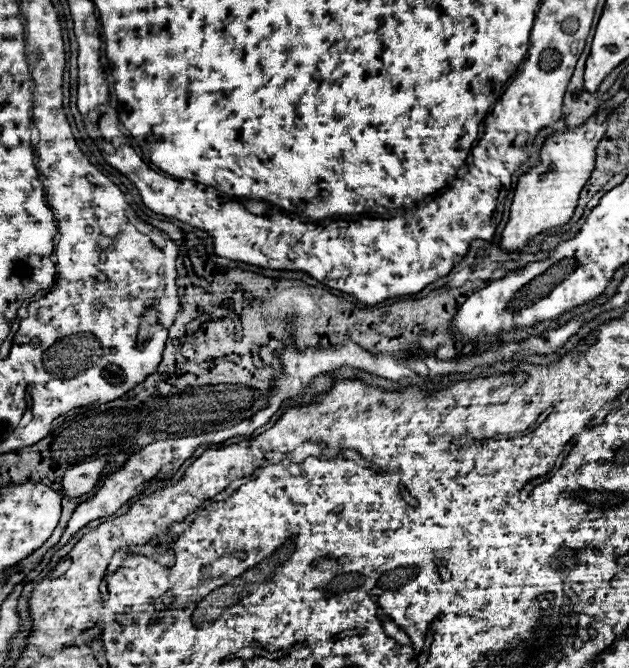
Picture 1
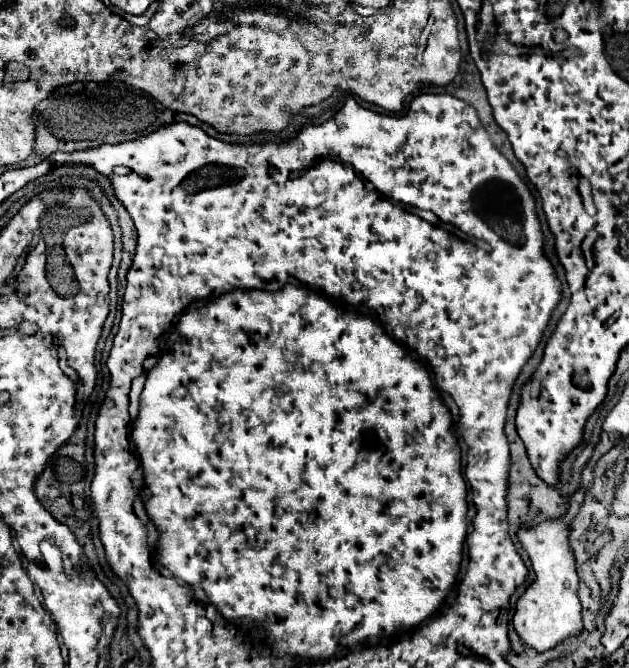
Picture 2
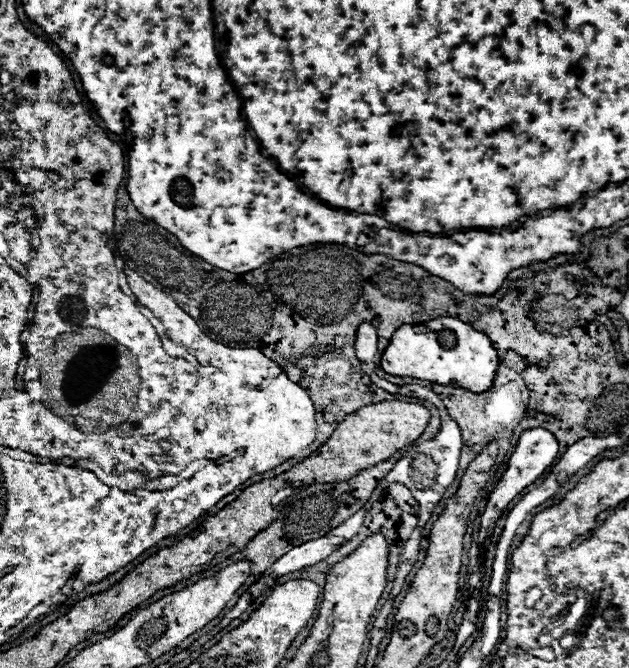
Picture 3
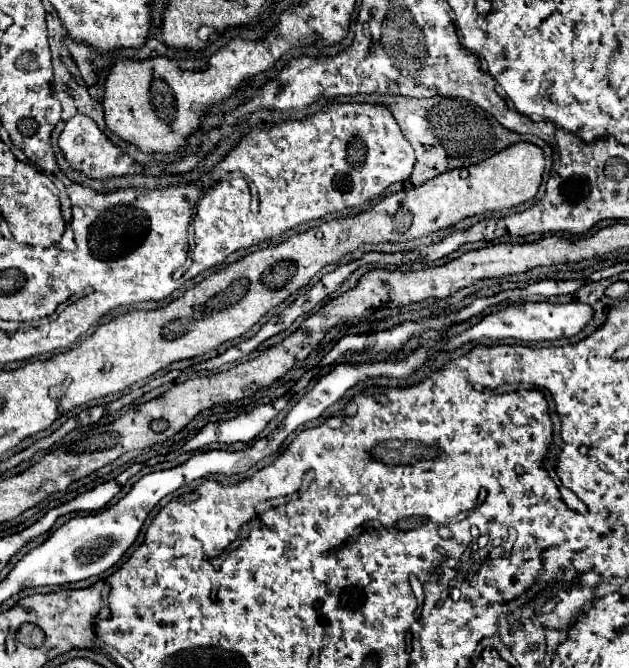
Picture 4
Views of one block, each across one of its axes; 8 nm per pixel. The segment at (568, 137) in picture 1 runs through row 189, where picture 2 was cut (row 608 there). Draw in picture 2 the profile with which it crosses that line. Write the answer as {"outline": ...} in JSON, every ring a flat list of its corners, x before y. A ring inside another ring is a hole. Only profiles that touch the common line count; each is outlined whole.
{"outline":[[566,512,562,518,558,520,548,520,548,522,542,522,538,526,532,526,532,528,522,528,518,538,524,546,524,550,528,552,530,556,530,562,532,562,532,568,536,572,536,580,528,586,528,590,518,598,516,602,516,612,514,612,514,618,512,618,512,624,514,624,514,630,518,632,518,636,522,638,522,642,530,648,534,648,536,652,546,652,554,646,558,646,560,642,572,638,572,636,578,636,584,628,584,622,582,622,582,604,578,600,578,574,576,574,576,558,574,558,574,552,572,552,572,546,570,546,570,522,572,522,572,512]]}

